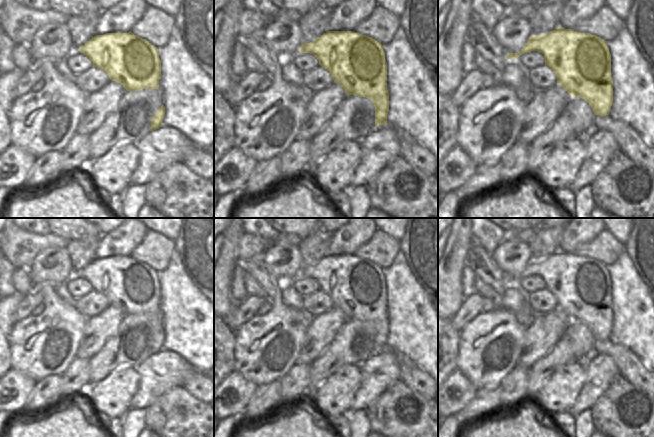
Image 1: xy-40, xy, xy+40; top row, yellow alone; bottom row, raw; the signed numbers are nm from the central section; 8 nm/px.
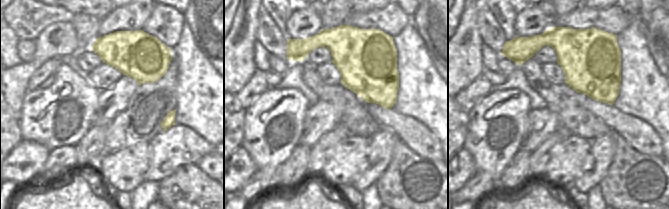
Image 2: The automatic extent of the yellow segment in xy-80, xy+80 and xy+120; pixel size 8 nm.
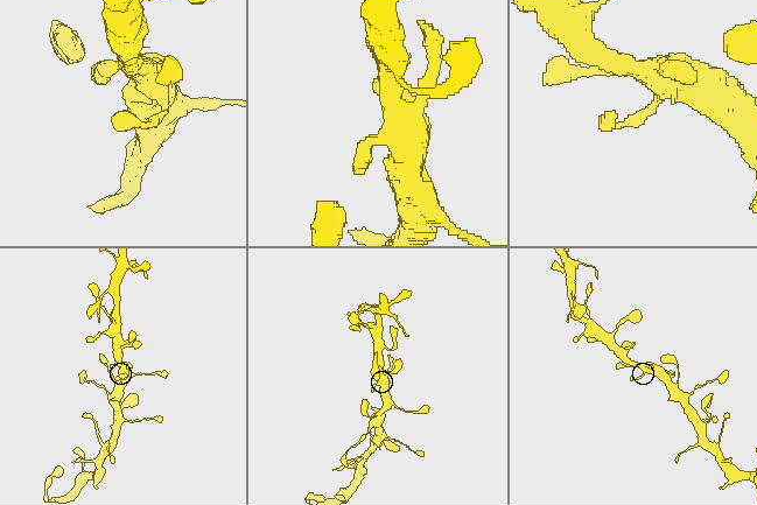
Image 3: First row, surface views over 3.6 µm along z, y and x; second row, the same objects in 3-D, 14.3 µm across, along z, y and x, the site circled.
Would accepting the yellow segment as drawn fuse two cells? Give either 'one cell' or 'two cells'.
one cell

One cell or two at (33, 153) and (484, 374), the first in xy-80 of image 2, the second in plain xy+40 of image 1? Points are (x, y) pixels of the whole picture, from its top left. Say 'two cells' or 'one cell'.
two cells

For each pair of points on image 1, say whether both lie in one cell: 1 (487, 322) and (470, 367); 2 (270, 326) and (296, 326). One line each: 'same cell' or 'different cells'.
1: same cell
2: same cell

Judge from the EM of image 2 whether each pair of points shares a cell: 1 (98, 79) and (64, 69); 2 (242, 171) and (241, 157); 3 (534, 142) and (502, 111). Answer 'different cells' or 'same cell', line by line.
1: different cells
2: same cell
3: different cells

